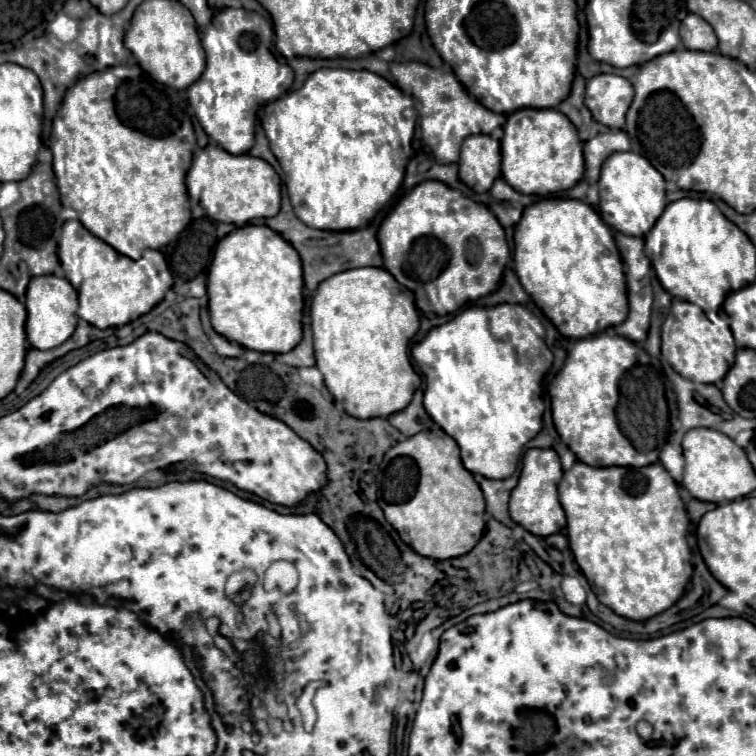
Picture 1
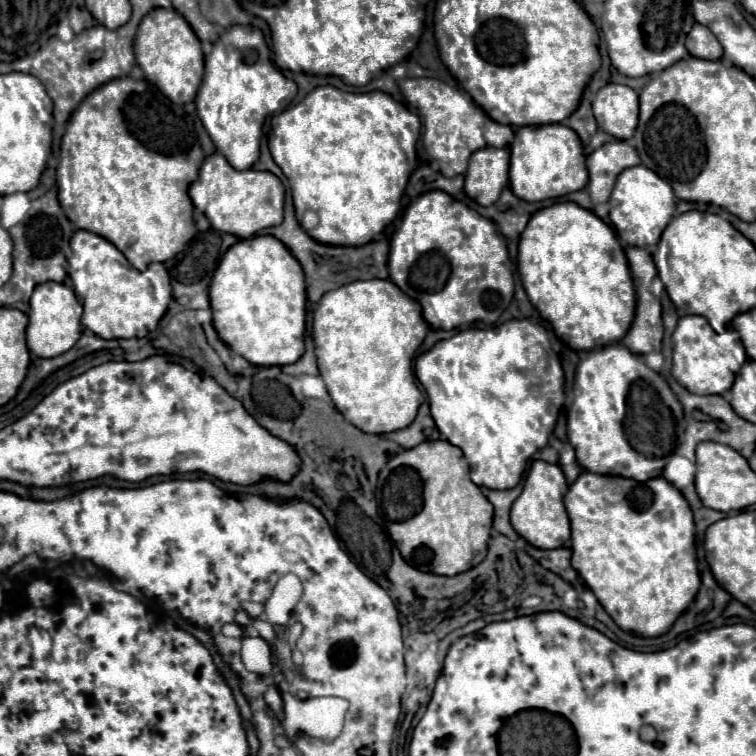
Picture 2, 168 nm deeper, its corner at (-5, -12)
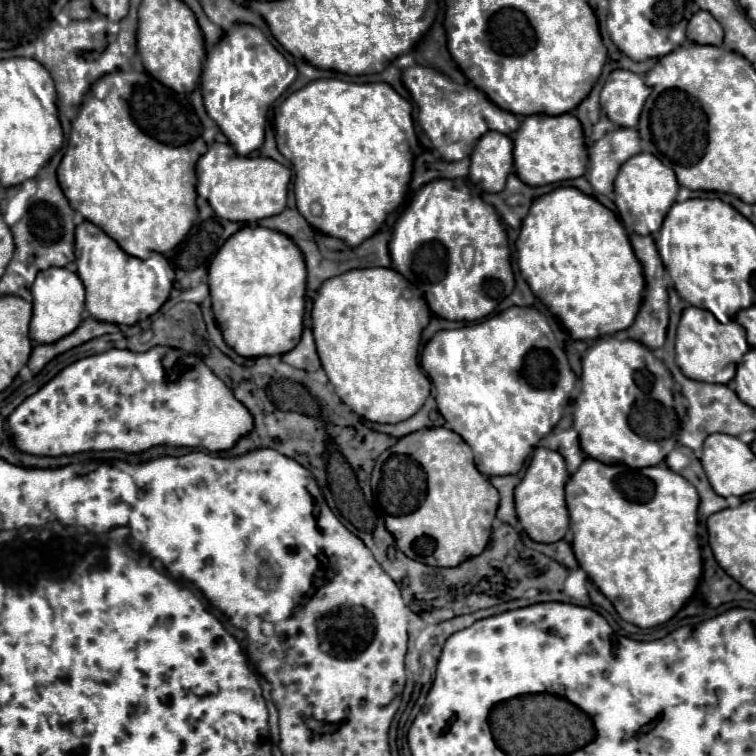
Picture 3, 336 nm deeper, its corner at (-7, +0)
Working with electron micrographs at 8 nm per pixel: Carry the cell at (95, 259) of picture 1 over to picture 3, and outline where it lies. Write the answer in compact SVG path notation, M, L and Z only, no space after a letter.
M83 222L75 230L75 264L85 286L87 312L109 324L137 324L155 314L173 288L175 270L163 256L154 252L148 259L129 256L121 246L93 222Z

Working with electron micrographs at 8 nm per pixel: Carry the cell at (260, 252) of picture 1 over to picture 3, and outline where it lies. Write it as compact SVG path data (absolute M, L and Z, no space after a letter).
M243 226L217 252L209 266L213 314L227 346L239 356L281 356L293 350L303 332L305 262L295 242L271 228Z

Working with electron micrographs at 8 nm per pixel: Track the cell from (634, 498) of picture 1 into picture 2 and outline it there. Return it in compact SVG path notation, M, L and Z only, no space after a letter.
M583 470L565 494L571 526L571 566L621 630L657 638L671 630L675 620L694 600L701 585L695 554L693 512L683 494L665 478L635 482L621 476L601 476Z

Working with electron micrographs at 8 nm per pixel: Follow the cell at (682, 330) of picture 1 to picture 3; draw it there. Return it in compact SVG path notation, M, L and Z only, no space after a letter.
M687 306L681 314L679 326L677 326L677 340L675 340L675 362L681 368L681 372L699 382L717 382L727 384L735 376L735 368L743 354L749 350L747 336L743 332L745 328L739 326L735 319L729 324L721 324L709 310Z

